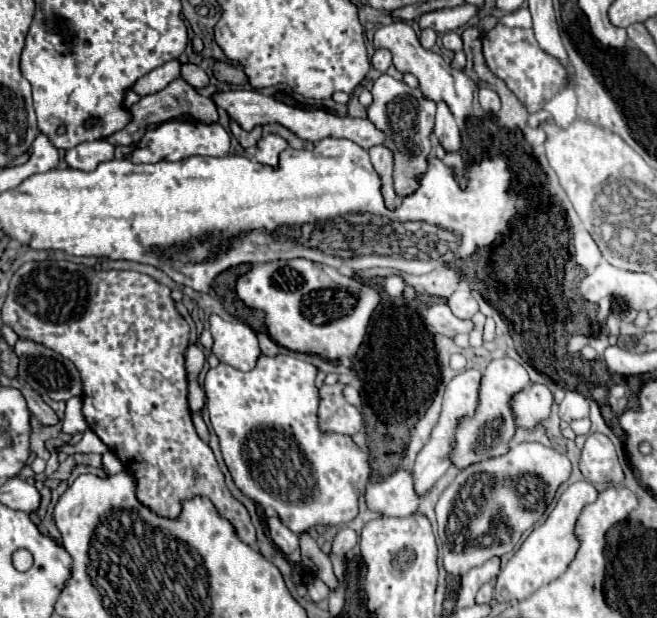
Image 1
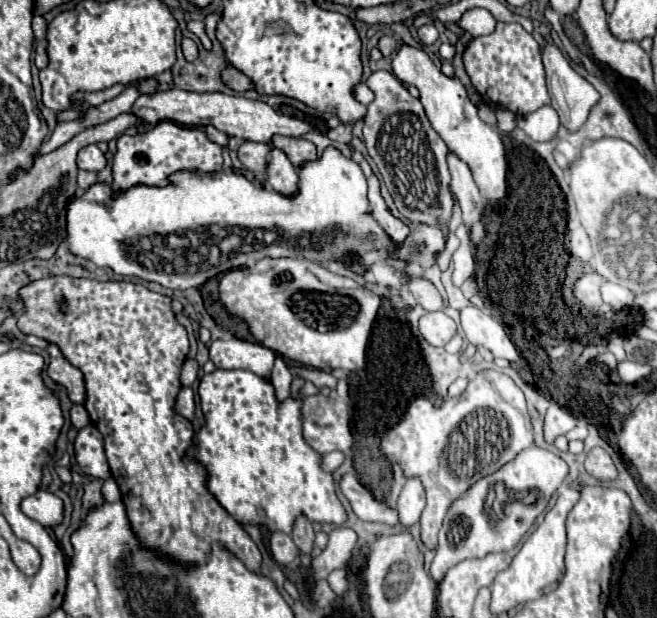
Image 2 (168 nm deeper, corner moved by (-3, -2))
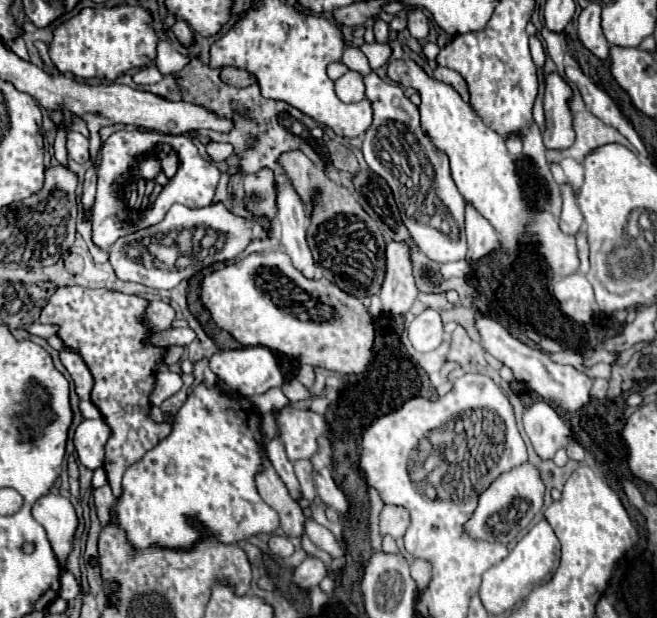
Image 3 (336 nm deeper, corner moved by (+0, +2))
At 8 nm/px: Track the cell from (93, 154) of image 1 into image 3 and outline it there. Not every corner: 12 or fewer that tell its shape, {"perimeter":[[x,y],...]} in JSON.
{"perimeter":[[67,133],[67,153],[77,163],[89,161],[89,139]]}

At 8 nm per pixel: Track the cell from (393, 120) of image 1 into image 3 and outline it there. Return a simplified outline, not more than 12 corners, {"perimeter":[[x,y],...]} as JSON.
{"perimeter":[[365,75],[371,171],[417,247],[465,257],[449,157],[399,85]]}

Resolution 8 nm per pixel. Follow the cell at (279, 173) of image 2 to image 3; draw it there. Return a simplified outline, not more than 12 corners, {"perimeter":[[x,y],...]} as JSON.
{"perimeter":[[291,181],[275,183],[275,233],[293,265],[315,277],[305,203]]}

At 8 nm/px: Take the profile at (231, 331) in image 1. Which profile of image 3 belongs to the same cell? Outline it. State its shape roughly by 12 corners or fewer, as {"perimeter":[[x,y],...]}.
{"perimeter":[[267,347],[217,351],[211,371],[233,391],[261,395],[283,385]]}

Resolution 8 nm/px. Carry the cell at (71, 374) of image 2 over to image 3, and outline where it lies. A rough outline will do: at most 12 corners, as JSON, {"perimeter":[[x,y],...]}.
{"perimeter":[[59,351],[59,359],[75,383],[79,399],[93,389],[85,361],[75,351]]}

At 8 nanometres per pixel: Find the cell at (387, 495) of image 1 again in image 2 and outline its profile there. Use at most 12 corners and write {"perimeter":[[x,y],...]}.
{"perimeter":[[354,471],[344,473],[342,495],[362,521],[394,527],[396,509],[374,499]]}

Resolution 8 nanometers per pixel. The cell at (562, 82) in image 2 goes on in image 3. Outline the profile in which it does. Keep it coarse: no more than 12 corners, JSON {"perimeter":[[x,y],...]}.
{"perimeter":[[557,71],[547,73],[543,107],[549,149],[575,141],[573,91]]}

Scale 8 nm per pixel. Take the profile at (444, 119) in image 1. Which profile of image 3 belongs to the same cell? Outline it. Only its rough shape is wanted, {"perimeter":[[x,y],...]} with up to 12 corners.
{"perimeter":[[465,205],[467,261],[499,249],[493,225]]}

